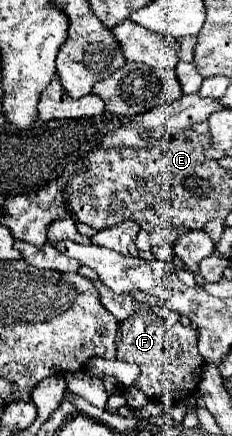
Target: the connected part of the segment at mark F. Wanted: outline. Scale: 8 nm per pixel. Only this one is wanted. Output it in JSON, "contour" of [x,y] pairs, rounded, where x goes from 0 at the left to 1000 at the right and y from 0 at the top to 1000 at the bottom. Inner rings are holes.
{"contour":[[[591,695],[582,718],[513,741],[496,773],[496,819],[513,828],[599,837],[608,856],[573,888],[591,888],[642,920],[694,924],[703,933],[737,933],[746,924],[823,911],[823,904],[845,901],[849,911],[858,856],[875,842],[849,773],[858,768],[841,764],[841,745],[789,750],[772,736],[741,743],[728,734],[707,734],[707,745],[694,745],[694,732],[651,713],[642,700]]]}

